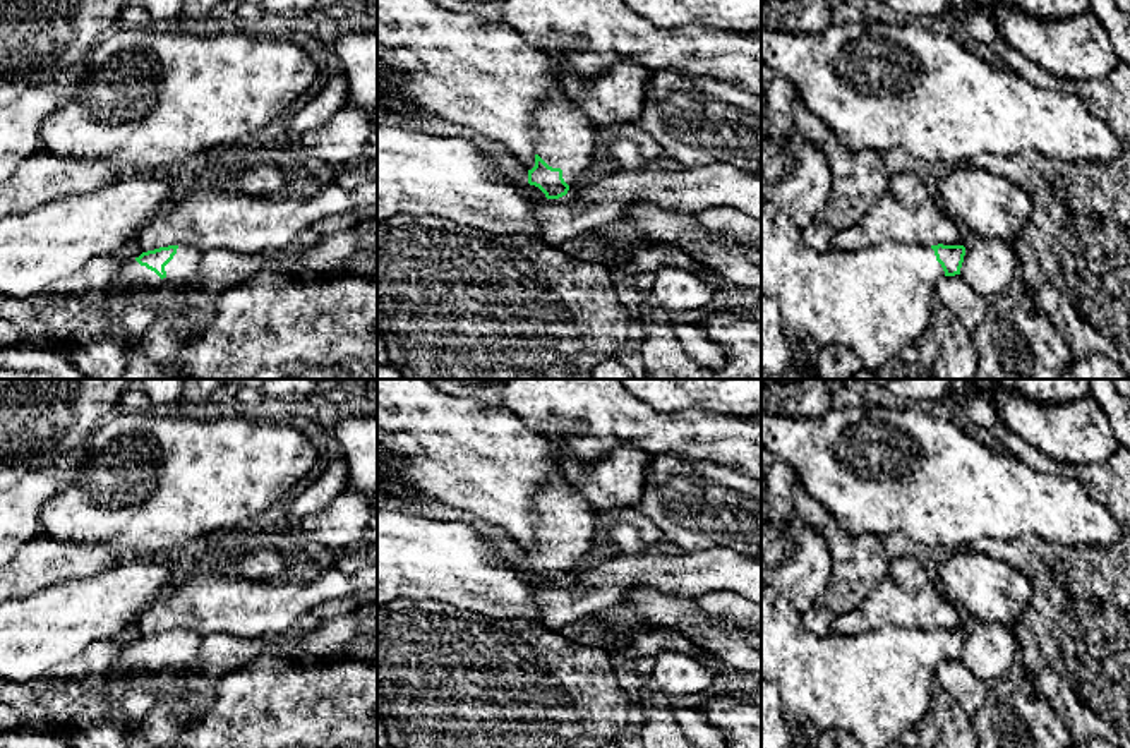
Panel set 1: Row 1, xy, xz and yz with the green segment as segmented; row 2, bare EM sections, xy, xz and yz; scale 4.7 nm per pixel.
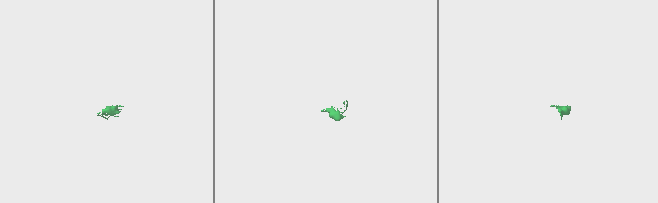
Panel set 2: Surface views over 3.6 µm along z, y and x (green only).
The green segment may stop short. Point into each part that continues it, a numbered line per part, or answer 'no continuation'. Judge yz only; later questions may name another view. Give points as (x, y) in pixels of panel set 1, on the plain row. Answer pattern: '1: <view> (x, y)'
1: yz (878, 685)

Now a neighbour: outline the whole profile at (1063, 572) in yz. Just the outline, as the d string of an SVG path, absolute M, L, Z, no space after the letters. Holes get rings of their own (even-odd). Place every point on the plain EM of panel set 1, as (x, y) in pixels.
M1055 561L1049 573L1056 576L1058 583L1063 585L1067 592L1070 592L1070 582L1073 576L1073 570L1070 564L1067 564L1065 561Z

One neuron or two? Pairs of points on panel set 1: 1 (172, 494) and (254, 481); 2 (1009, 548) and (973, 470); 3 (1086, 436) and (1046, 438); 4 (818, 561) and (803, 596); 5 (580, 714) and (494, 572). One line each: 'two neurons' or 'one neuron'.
1: one neuron
2: two neurons
3: one neuron
4: one neuron
5: two neurons

